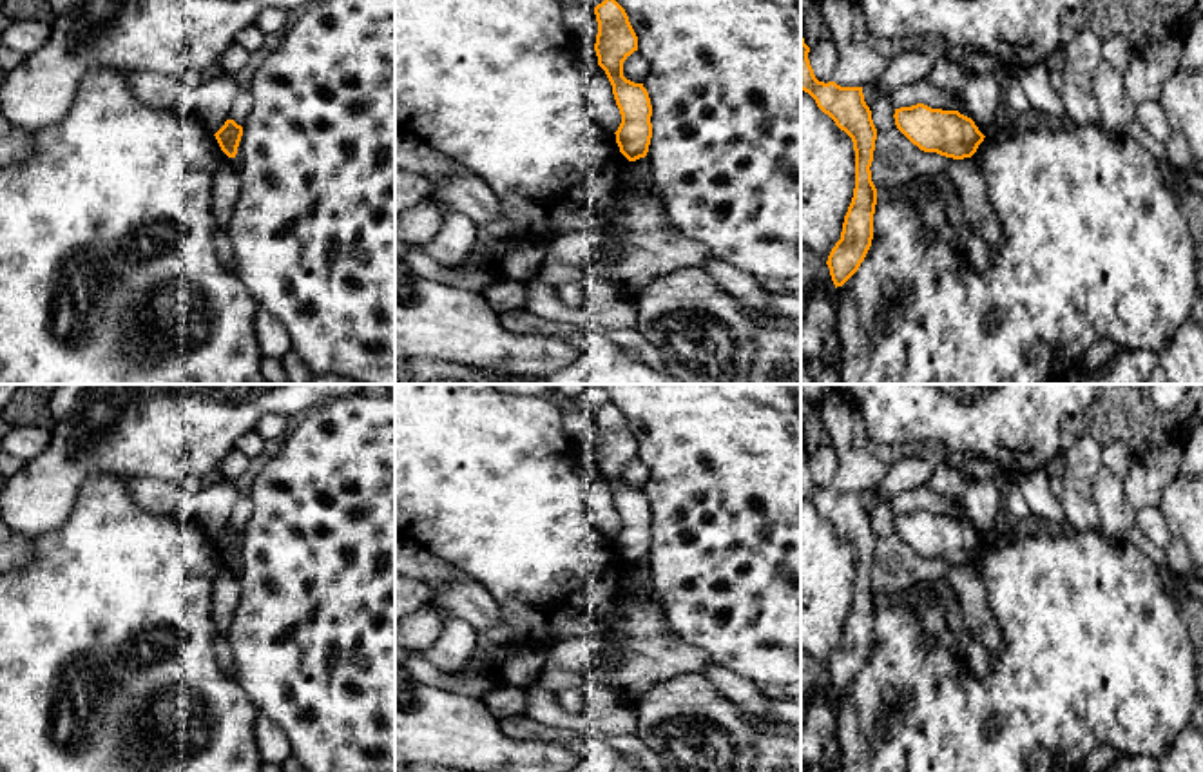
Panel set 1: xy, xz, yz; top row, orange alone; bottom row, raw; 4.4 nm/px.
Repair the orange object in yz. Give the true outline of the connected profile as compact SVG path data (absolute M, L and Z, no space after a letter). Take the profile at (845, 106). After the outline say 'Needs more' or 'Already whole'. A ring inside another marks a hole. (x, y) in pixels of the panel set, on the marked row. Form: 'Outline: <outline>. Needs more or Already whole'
Outline: M801 31L801 91L808 92L817 107L844 130L855 150L855 188L844 216L841 239L828 256L832 281L842 286L864 261L873 239L873 214L877 188L871 181L871 161L877 129L864 101L862 87L841 87L835 82L819 82L808 60L810 47Z. Already whole

